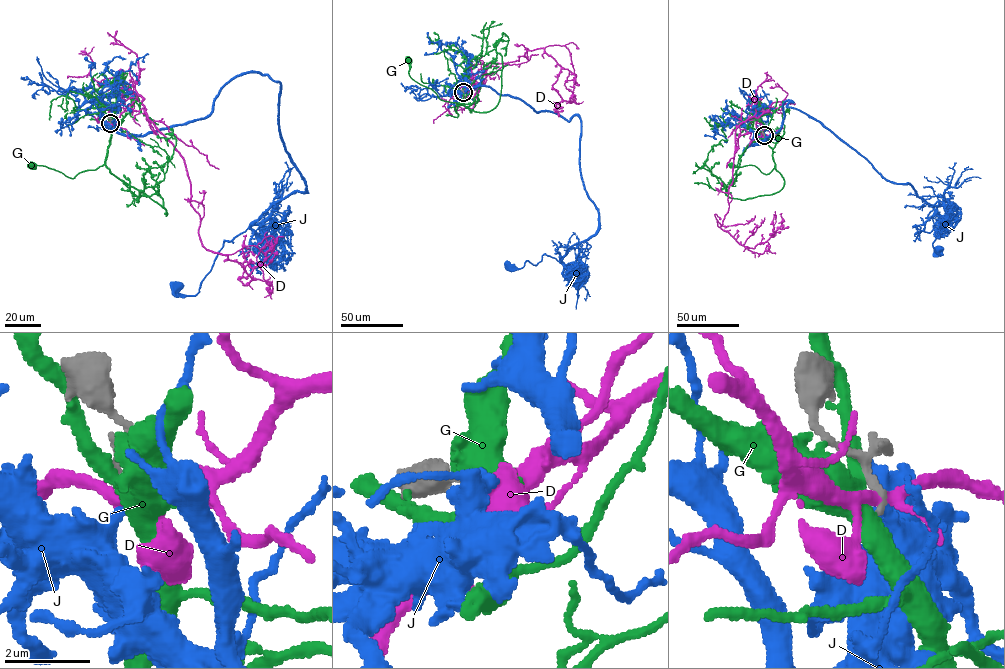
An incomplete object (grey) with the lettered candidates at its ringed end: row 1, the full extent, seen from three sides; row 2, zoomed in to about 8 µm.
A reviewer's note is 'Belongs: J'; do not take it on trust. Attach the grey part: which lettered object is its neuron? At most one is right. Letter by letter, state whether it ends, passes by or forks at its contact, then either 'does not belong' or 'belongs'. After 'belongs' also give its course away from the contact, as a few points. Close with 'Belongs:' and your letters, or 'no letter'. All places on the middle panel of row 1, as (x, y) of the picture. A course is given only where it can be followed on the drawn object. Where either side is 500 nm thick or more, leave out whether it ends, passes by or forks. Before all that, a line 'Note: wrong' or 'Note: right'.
Note: wrong
D: it forks | does not belong
G: it forks | does not belong
J: it ends | does not belong
Belongs: no letter

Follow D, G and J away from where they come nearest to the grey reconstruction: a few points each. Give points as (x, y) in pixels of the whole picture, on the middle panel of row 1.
D: (463, 92), (481, 84), (489, 63), (518, 60), (527, 50), (543, 48), (561, 66), (552, 87), (571, 103)
G: (463, 92), (463, 100), (458, 103), (442, 100), (429, 88), (411, 77), (409, 60)
J: (463, 92), (489, 86), (580, 120), (581, 176), (598, 230), (559, 261), (543, 254), (536, 265), (507, 265)

